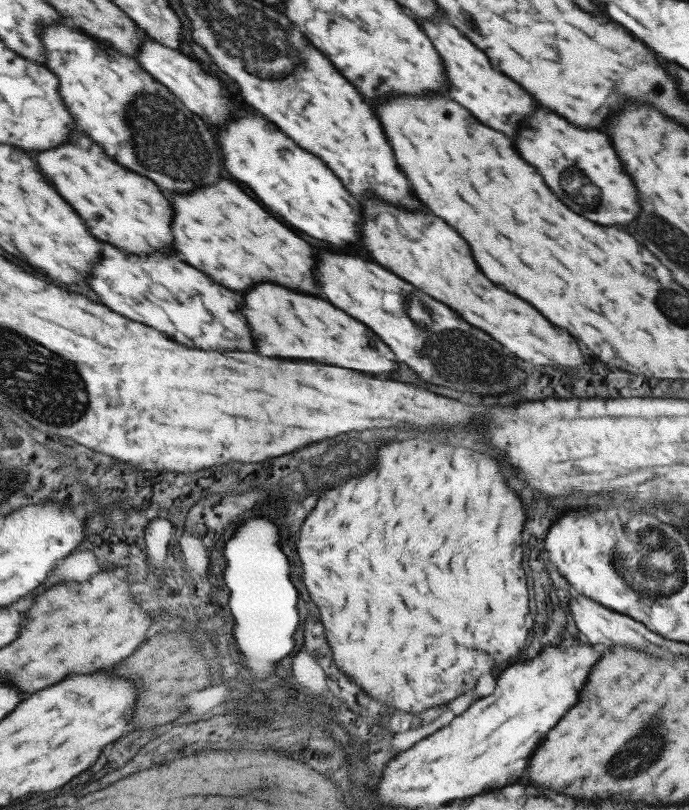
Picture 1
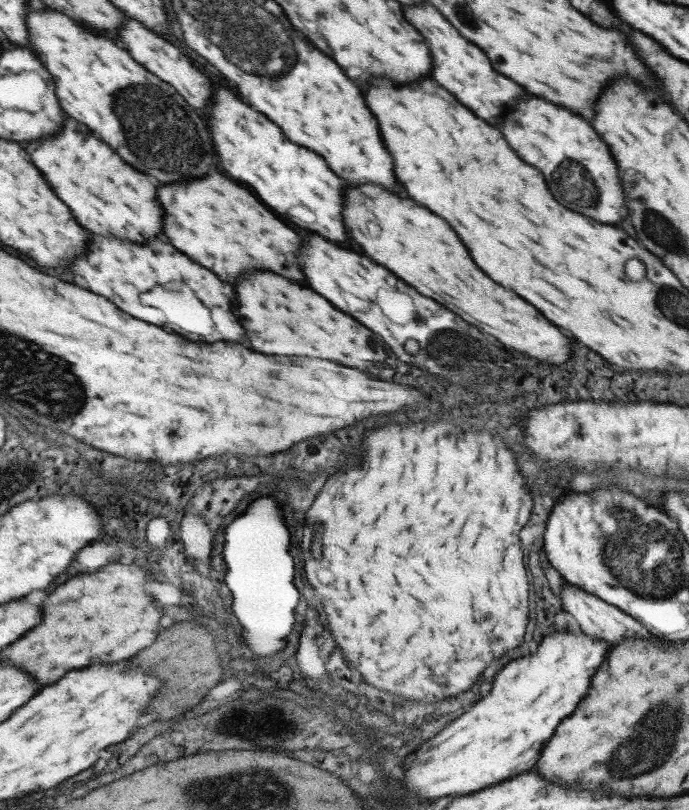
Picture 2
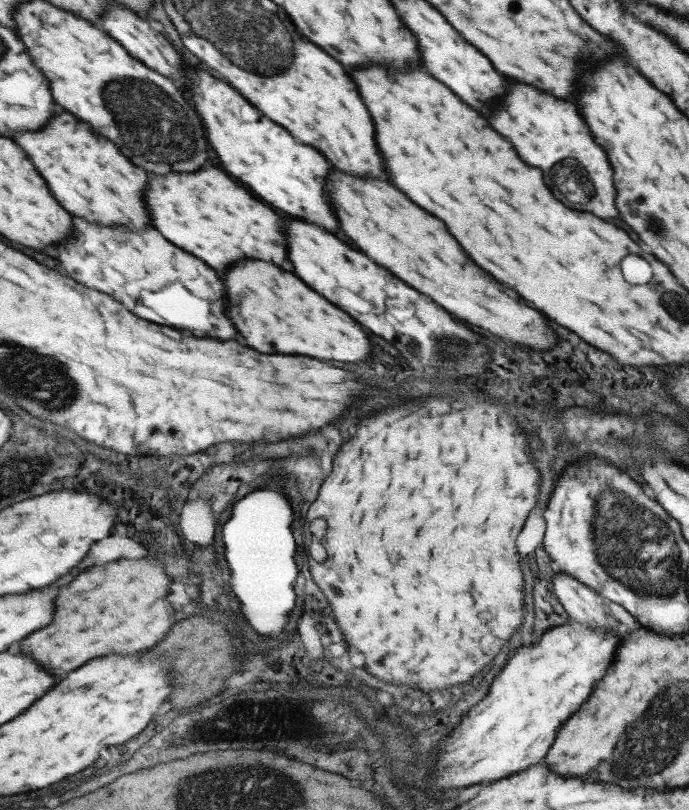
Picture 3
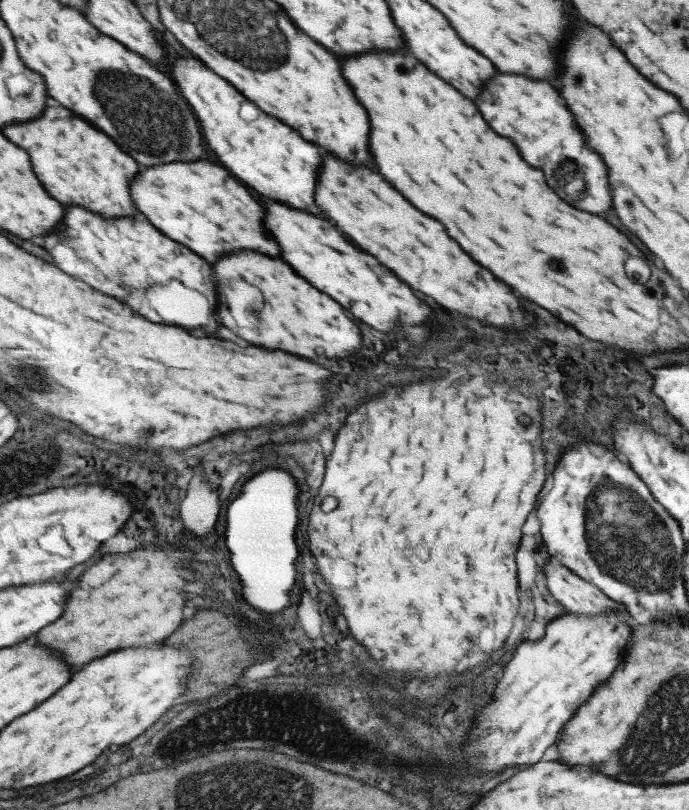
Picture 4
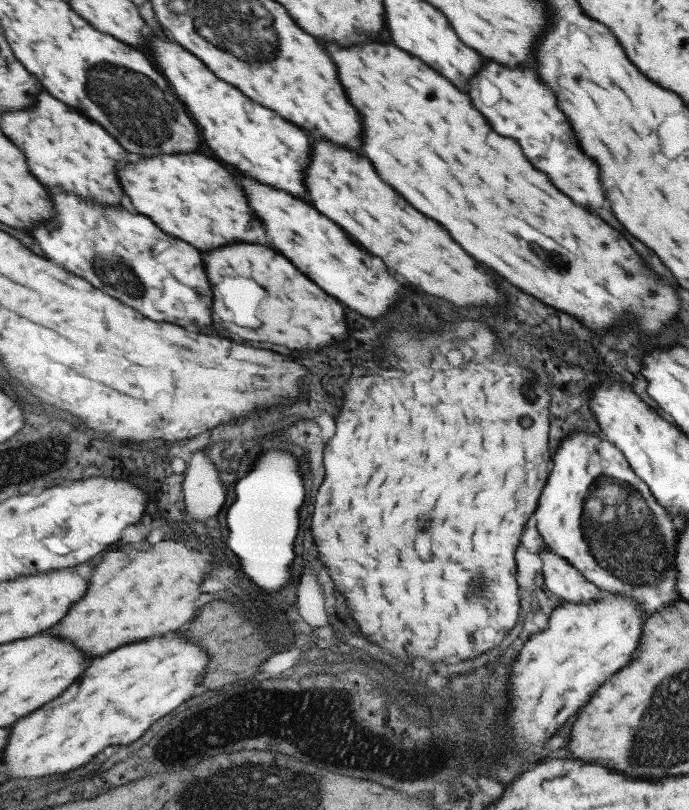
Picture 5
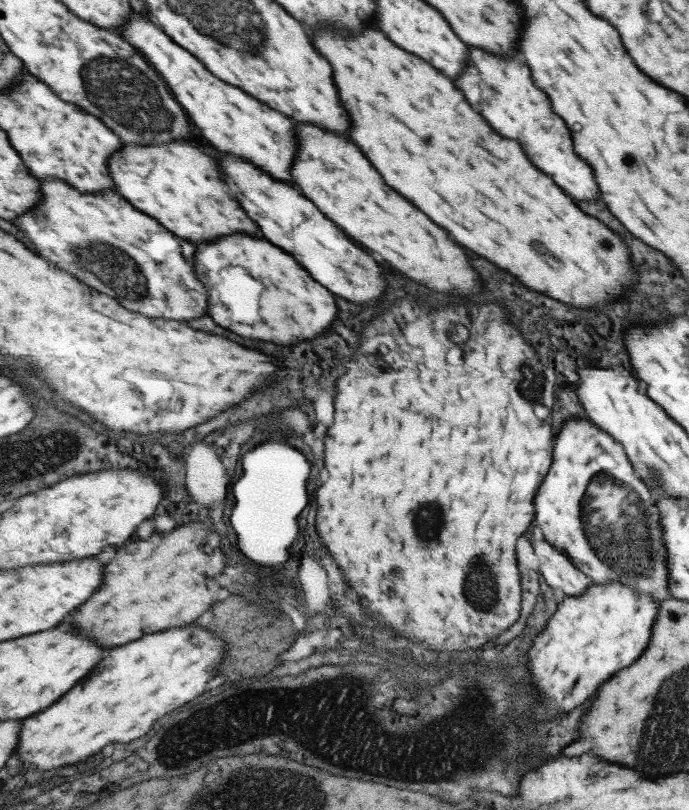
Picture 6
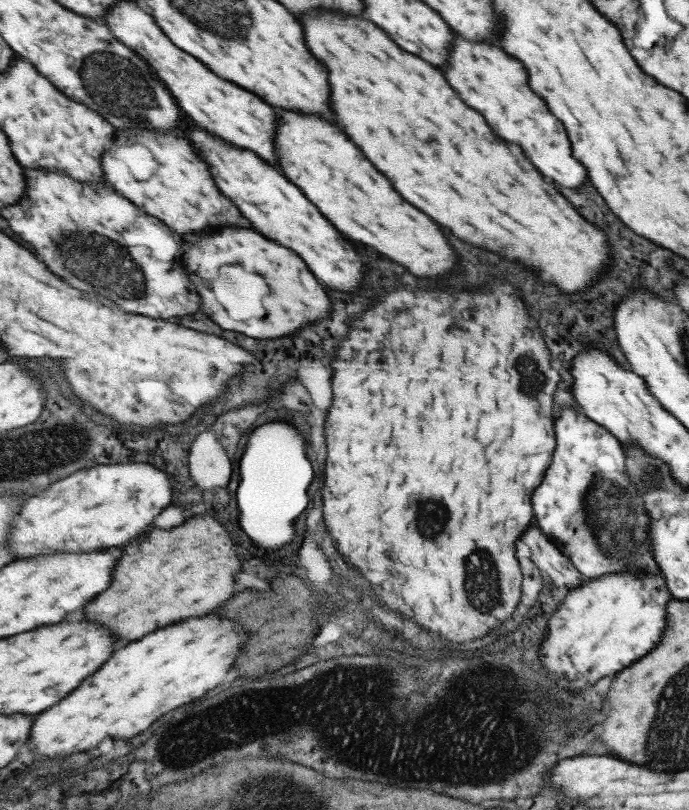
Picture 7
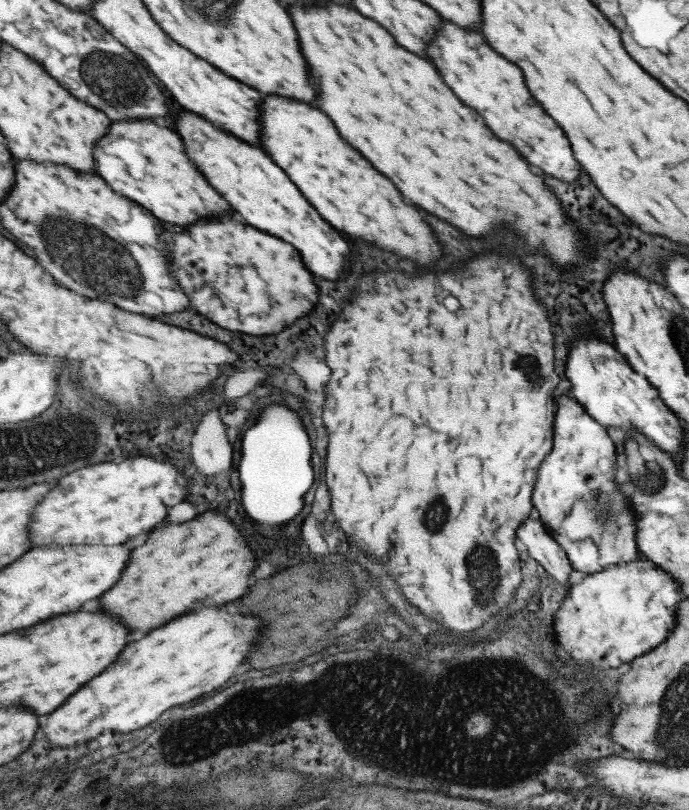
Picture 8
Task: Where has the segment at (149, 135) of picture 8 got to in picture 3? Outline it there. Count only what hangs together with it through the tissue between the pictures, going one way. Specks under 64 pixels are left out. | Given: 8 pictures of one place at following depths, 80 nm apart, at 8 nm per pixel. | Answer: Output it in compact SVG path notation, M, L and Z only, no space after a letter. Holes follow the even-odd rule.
M203 168L199 172L185 172L185 174L171 174L171 176L155 176L151 180L151 190L147 190L147 202L151 202L151 214L155 220L155 228L161 234L167 234L171 242L179 248L203 258L211 268L225 272L235 262L245 258L275 262L277 266L285 268L287 272L295 274L295 266L289 260L289 242L285 232L285 222L281 216L275 216L275 210L259 202L249 190L241 188L229 174L219 168Z

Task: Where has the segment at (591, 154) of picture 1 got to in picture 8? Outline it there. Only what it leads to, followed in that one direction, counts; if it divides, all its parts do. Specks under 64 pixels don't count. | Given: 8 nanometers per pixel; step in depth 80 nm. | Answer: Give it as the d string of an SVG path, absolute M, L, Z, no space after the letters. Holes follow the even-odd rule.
M443 22L427 54L437 66L437 72L441 74L443 82L453 90L453 94L465 106L481 114L487 128L499 140L515 146L529 164L537 166L539 170L561 182L571 182L579 176L581 168L571 156L567 138L563 136L559 126L555 126L555 122L547 118L547 114L543 114L537 102L533 102L525 88L521 70L515 64L501 58L499 54L495 54L483 42L481 34L465 32L455 24Z

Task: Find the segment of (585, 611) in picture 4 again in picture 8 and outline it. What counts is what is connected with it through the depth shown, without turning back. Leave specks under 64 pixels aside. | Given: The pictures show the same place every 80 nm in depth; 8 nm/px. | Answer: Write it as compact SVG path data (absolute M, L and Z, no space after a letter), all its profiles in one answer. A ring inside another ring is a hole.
M531 512L532 516L517 528L517 538L527 547L528 555L548 577L556 580L558 584L565 585L572 570L570 562L563 549L555 543L550 532L534 513Z

